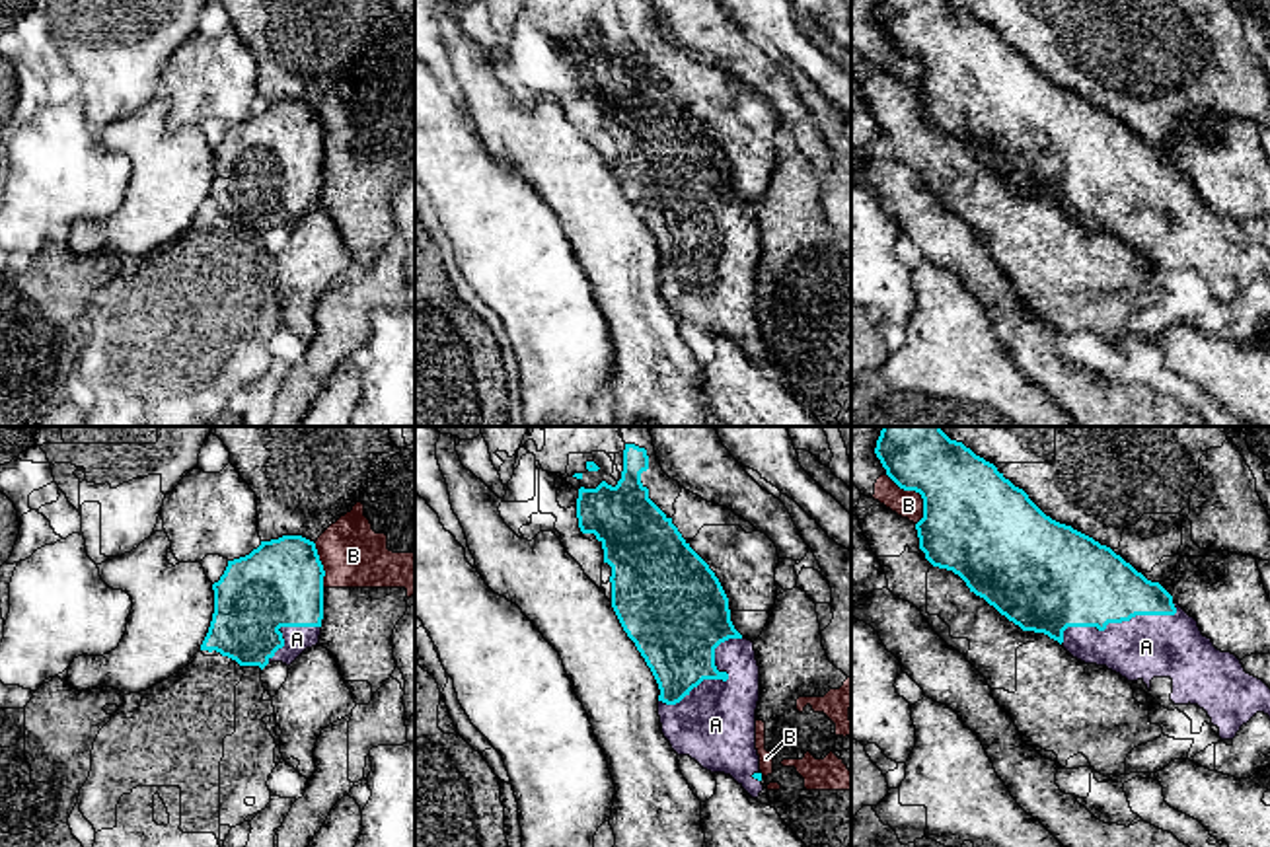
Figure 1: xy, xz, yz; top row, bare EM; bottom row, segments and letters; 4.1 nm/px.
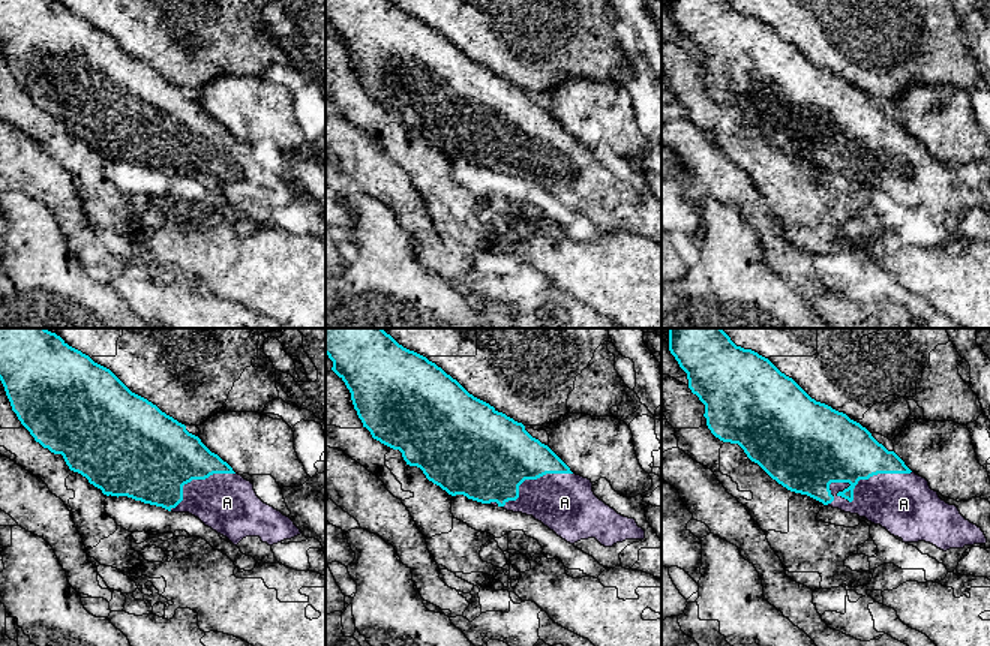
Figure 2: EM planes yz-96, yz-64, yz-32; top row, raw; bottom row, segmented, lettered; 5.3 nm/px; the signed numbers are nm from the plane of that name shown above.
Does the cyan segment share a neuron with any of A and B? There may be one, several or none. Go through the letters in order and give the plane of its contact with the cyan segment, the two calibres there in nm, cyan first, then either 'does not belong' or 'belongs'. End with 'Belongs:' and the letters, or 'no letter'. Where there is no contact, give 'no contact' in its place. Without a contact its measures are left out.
A: meets cyan in yz; 380 nm thick on the cyan side, 260 nm on the other; belongs
B: meets cyan in yz; 420 nm thick on the cyan side, 110 nm on the other; does not belong
Belongs: A

